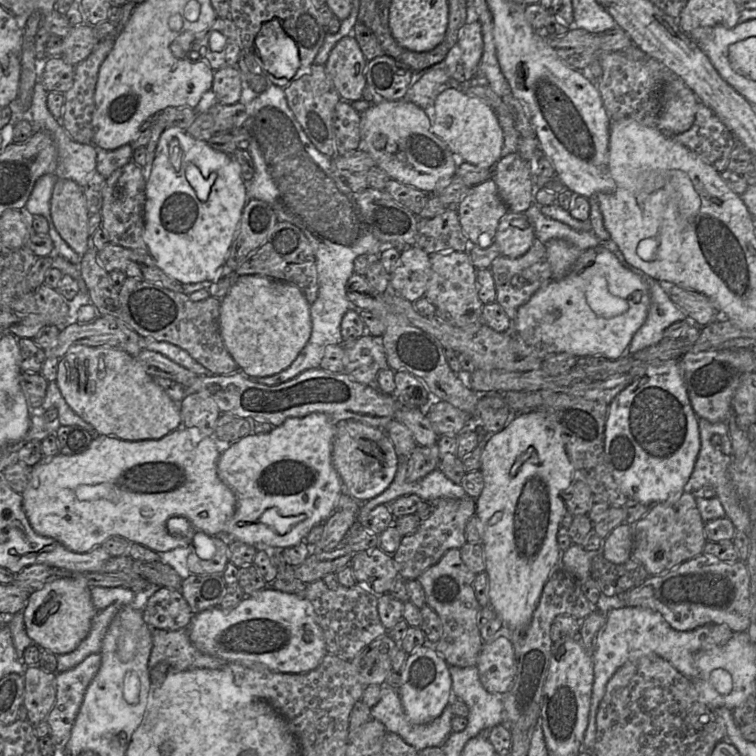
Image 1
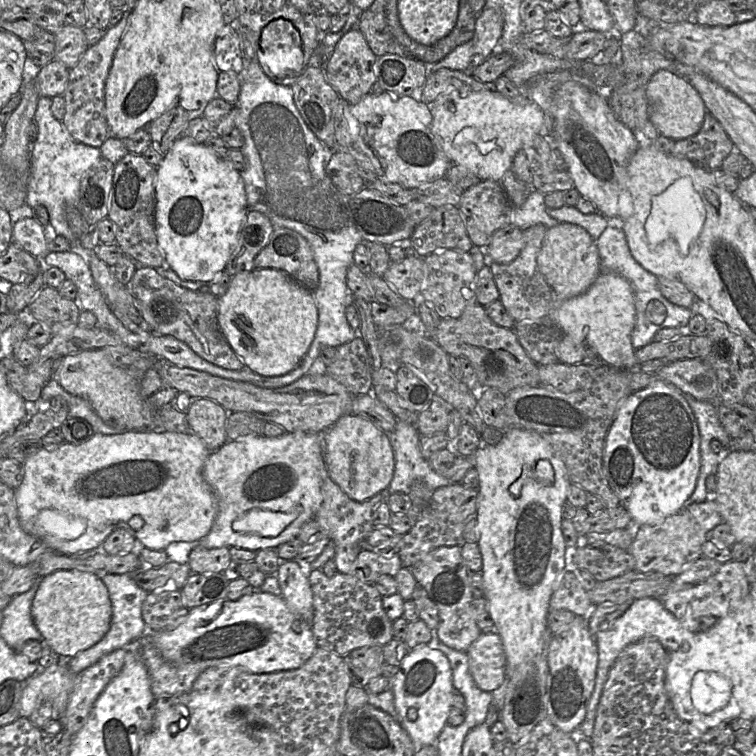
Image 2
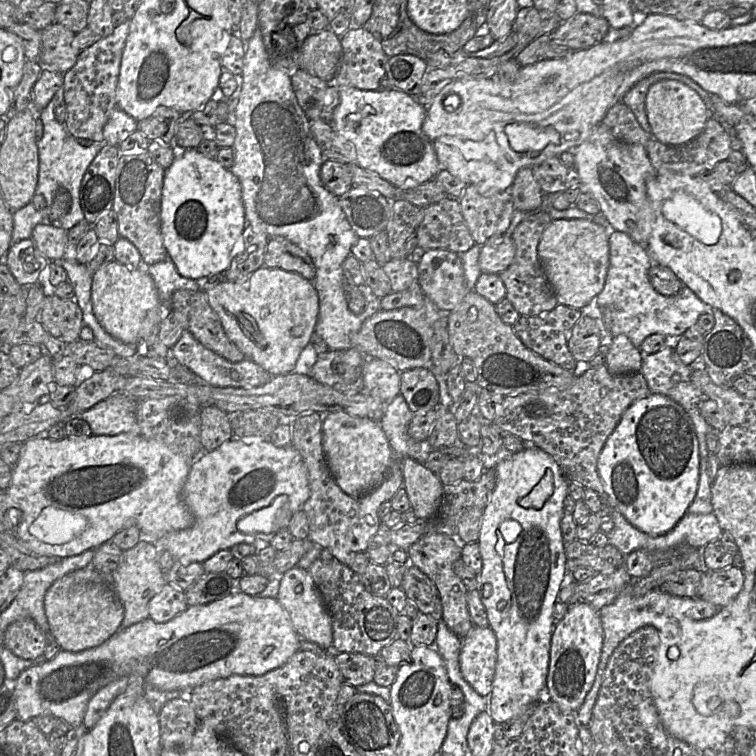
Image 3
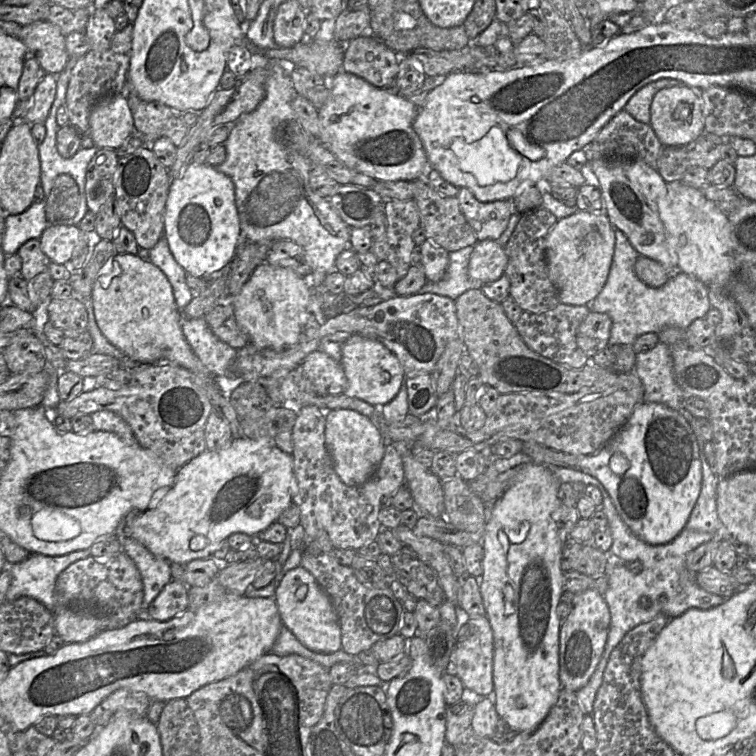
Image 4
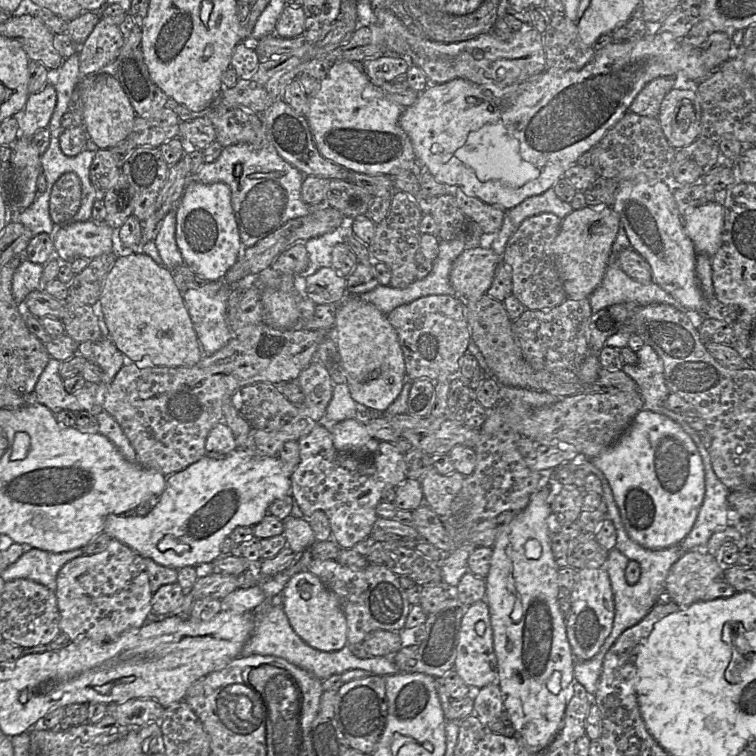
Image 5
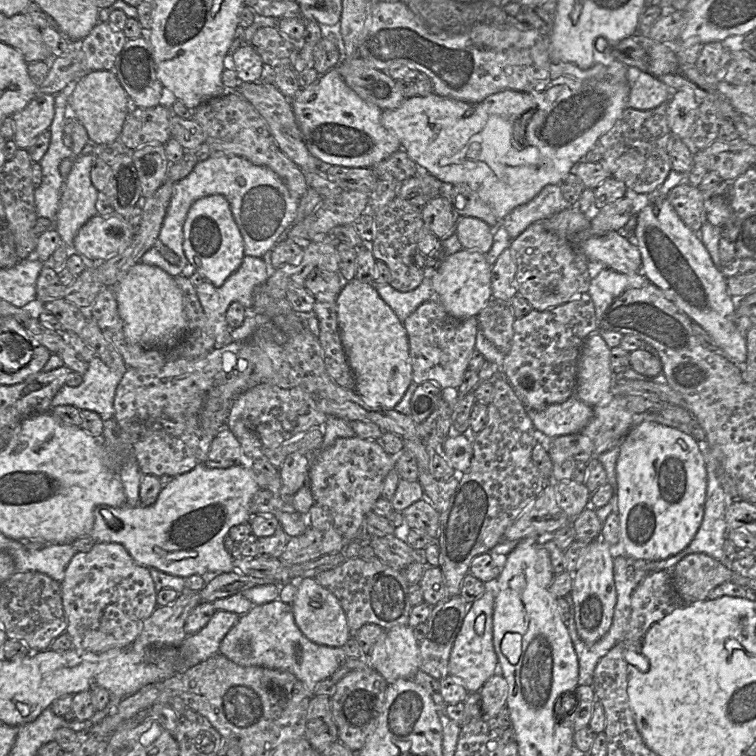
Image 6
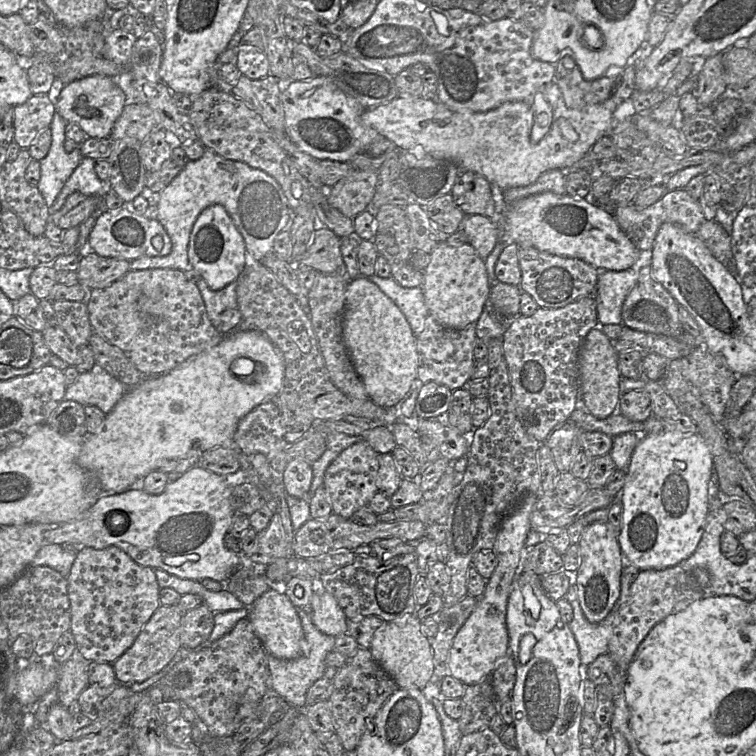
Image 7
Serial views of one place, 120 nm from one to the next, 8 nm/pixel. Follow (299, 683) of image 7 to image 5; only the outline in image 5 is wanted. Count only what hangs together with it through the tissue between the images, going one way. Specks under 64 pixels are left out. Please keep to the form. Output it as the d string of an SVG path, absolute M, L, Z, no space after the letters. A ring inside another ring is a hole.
M265 601L254 611L254 629L250 638L244 644L240 656L250 656L253 654L276 656L312 673L321 681L334 674L361 669L369 671L378 676L388 676L401 673L394 663L392 657L370 657L361 659L356 657L349 649L344 646L337 651L321 651L309 646L304 642L291 627L287 615L282 605L273 605L270 601Z

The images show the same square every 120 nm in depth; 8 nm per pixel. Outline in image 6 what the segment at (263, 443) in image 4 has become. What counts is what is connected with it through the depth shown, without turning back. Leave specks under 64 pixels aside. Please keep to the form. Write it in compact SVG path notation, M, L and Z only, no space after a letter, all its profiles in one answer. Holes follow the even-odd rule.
M199 464L189 472L163 482L156 501L148 507L97 506L94 509L94 525L90 536L96 542L119 543L138 564L174 576L187 578L207 572L230 573L233 571L234 558L224 547L224 537L233 526L250 522L253 516L250 504L259 489L252 469L241 464L229 468L209 468Z

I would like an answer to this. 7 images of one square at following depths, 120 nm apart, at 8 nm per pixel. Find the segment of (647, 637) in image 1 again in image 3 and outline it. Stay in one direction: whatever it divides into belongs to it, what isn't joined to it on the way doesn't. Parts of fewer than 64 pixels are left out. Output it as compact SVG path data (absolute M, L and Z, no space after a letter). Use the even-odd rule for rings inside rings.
M633 583L627 586L619 596L609 605L604 606L599 610L603 632L604 640L602 653L600 657L600 662L598 664L596 678L594 684L587 694L583 704L576 712L576 722L581 728L589 728L592 720L593 708L596 704L600 688L604 680L604 672L608 665L608 661L619 646L619 644L631 635L634 631L639 628L651 625L658 629L659 638L661 640L662 635L671 635L672 638L679 638L679 622L685 618L690 618L692 620L704 620L713 617L717 614L719 608L699 597L678 597L671 595L669 593L663 592L659 589L654 589L649 591L647 594L641 597L635 597L632 594Z

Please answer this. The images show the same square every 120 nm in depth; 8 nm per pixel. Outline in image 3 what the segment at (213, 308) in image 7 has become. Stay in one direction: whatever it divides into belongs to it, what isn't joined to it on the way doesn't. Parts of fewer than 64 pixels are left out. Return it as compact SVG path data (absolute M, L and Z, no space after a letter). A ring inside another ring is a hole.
M187 329L173 345L170 354L179 364L198 375L204 382L215 387L252 388L267 383L273 377L250 359L245 358L241 362L233 363L219 356L203 346Z

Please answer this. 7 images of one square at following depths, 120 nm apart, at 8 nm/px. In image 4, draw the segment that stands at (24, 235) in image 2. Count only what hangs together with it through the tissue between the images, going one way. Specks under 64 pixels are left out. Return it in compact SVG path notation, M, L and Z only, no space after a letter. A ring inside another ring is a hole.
M49 225L39 241L42 251L57 264L65 264L79 250L89 248L87 234L78 225Z

